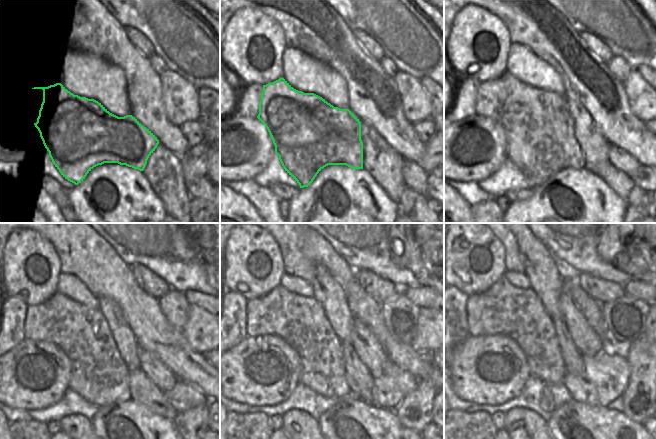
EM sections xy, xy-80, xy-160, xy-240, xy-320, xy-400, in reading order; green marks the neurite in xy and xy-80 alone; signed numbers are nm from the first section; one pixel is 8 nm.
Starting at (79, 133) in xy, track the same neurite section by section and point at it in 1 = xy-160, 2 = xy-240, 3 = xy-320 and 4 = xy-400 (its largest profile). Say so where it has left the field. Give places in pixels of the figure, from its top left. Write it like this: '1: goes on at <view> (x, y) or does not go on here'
1: goes on at xy-160 (539, 138)
2: goes on at xy-240 (98, 373)
3: goes on at xy-320 (300, 321)
4: goes on at xy-400 (503, 309)

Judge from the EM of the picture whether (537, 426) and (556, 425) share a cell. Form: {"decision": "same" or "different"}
{"decision": "different"}

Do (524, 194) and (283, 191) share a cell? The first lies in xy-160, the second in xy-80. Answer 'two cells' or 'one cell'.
one cell

